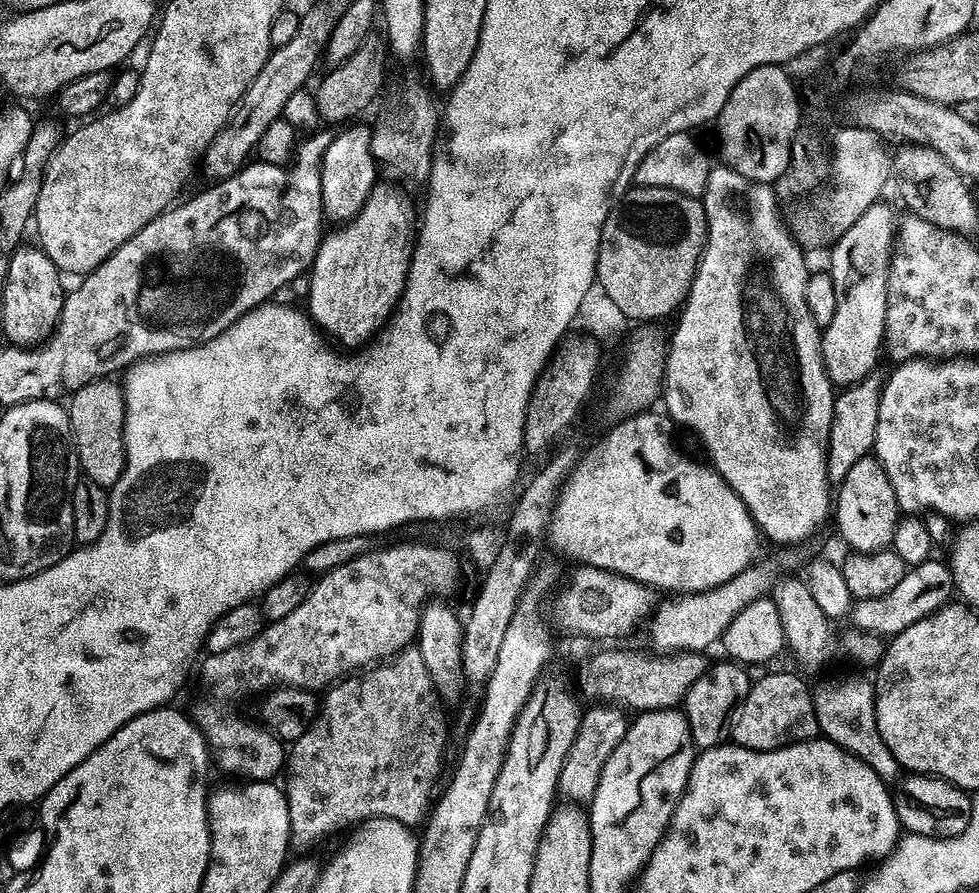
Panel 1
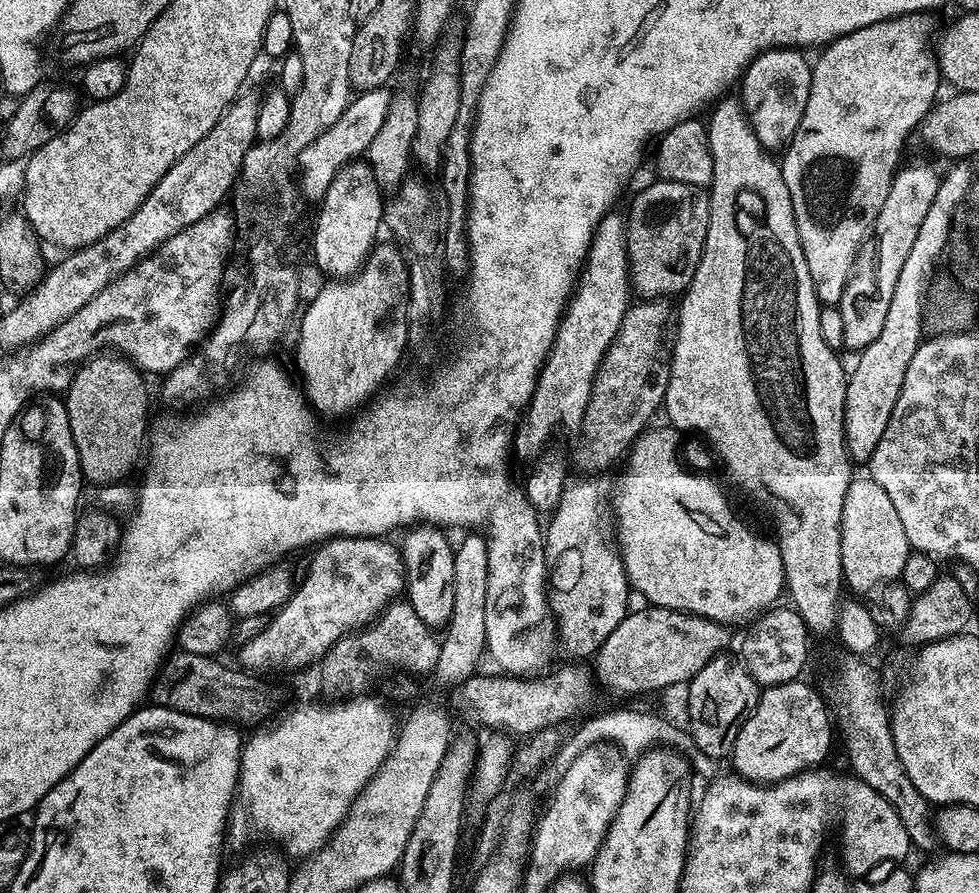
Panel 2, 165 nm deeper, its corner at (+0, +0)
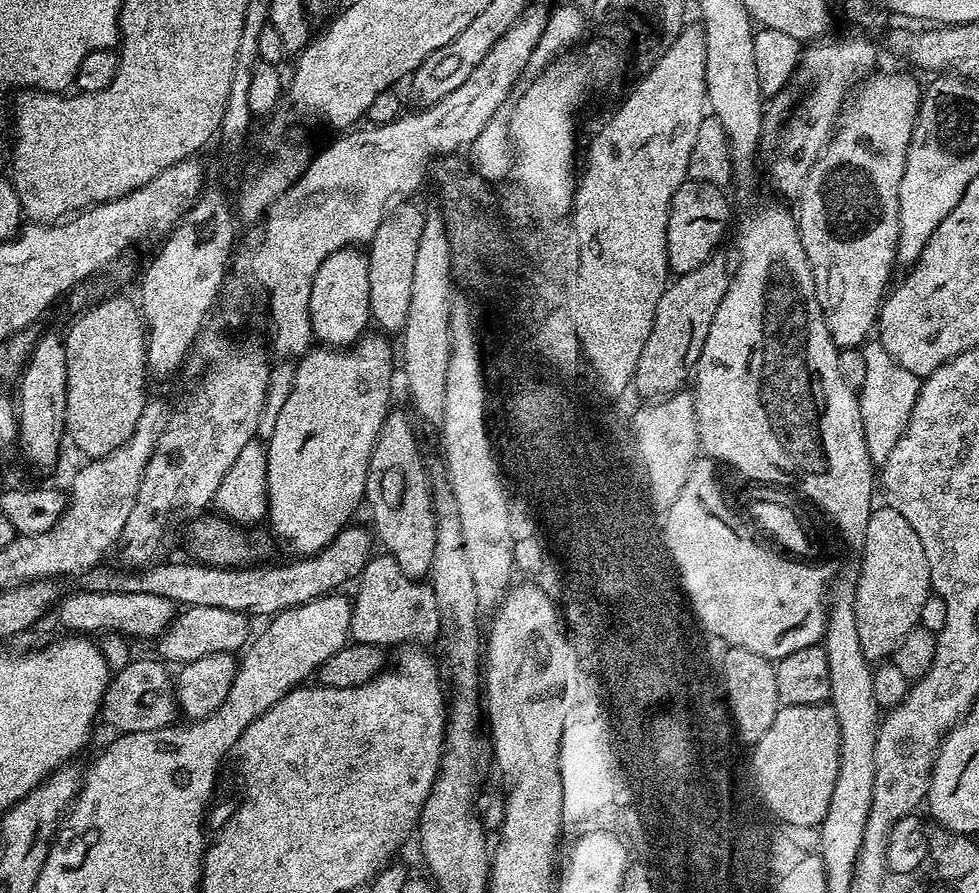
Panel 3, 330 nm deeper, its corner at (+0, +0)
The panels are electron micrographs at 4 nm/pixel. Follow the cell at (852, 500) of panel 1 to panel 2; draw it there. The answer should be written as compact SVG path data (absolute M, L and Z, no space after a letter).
M857 475L844 499L844 520L840 523L842 534L842 570L845 585L856 592L871 594L877 588L899 581L910 555L906 530L894 510L894 502L874 482L871 475Z

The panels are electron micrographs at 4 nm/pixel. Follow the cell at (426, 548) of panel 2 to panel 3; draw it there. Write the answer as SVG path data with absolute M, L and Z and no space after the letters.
M389 411L370 454L364 500L372 507L371 527L379 543L380 540L384 543L383 551L394 557L408 576L424 578L432 570L436 545L433 491L433 485L428 485L428 472L420 457L420 444L412 433L412 424L407 414Z

